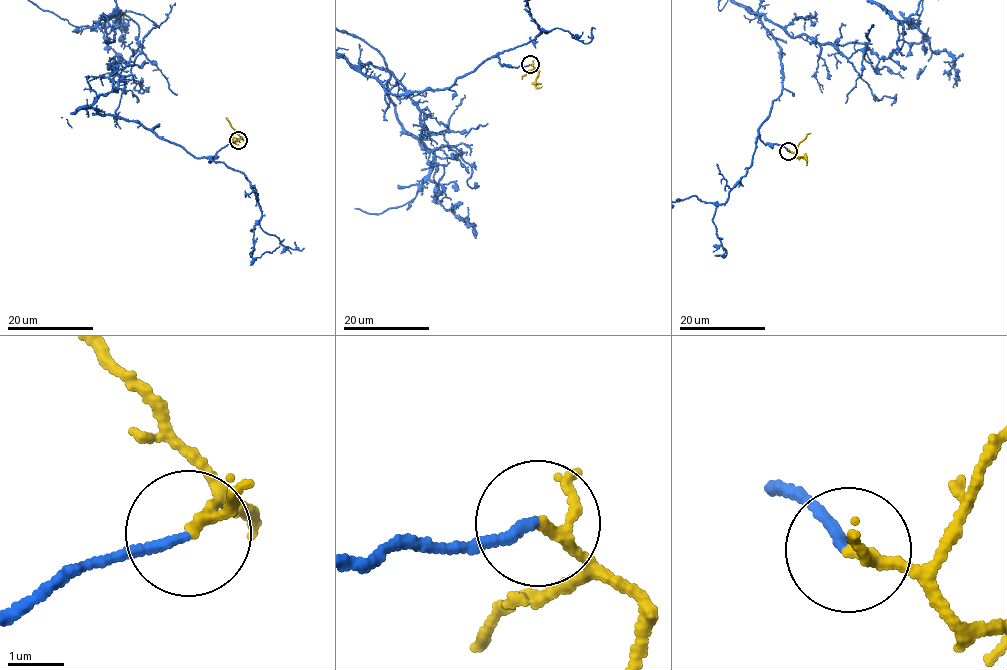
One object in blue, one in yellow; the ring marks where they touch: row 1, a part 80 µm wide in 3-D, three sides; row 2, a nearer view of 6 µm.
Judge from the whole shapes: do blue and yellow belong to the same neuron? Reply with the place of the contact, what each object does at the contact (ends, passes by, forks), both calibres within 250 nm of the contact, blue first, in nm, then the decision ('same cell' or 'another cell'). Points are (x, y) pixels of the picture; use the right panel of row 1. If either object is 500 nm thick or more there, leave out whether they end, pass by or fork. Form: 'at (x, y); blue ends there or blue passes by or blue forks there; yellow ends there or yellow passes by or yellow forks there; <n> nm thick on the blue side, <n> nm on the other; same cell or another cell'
at (788, 151); blue ends there; yellow passes by; 160 nm thick on the blue side, 150 nm on the other; same cell

